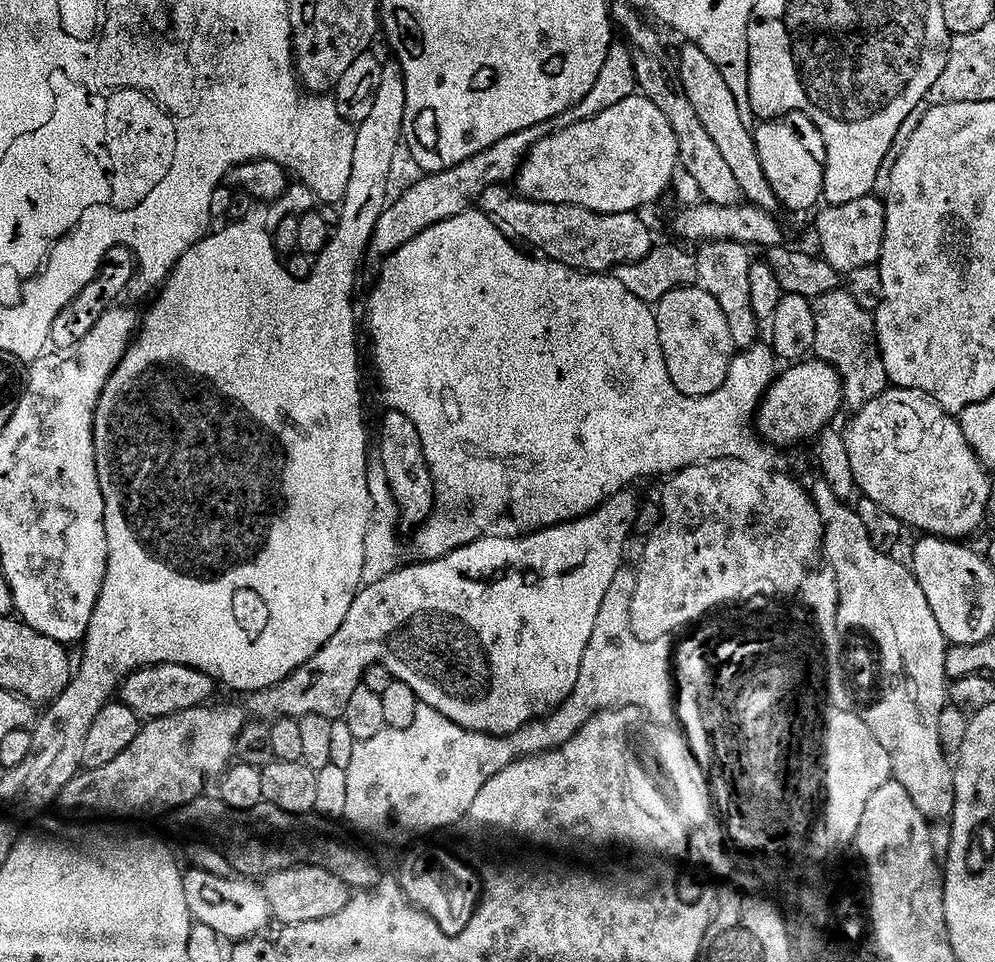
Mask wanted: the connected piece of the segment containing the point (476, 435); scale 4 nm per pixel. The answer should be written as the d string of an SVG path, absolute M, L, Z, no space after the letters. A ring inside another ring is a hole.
M469 210L446 222L430 226L425 232L397 248L381 263L385 264L380 268L376 289L368 300L368 336L372 339L372 360L376 363L376 376L388 395L387 407L406 414L406 418L414 422L418 434L422 434L424 456L430 456L428 464L444 464L448 456L454 456L452 450L460 450L458 456L464 454L462 450L472 448L472 442L484 440L480 436L490 436L492 442L500 436L498 444L510 444L510 448L514 448L516 462L522 462L522 468L518 472L522 486L516 486L518 510L528 516L527 527L536 530L541 526L555 526L569 518L585 515L613 492L627 489L627 484L639 476L648 476L651 472L672 474L687 468L689 464L741 455L740 447L744 444L744 436L753 435L760 401L778 375L778 357L773 352L771 343L757 342L749 348L737 351L730 362L726 382L714 394L687 396L674 386L670 370L666 370L666 358L662 354L655 311L634 298L634 294L630 294L630 290L626 290L626 286L622 286L622 282L618 282L615 275L582 272L579 268L571 268L556 260L537 258L527 251L519 252L516 248L519 247L504 237L502 230L494 226L489 216L479 210Z

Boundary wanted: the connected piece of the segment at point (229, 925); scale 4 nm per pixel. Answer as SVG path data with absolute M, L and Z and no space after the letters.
M189 867L184 872L183 889L186 906L190 909L193 921L210 927L221 936L221 939L232 942L248 939L263 933L264 928L273 921L264 889L255 881L236 876L214 875Z

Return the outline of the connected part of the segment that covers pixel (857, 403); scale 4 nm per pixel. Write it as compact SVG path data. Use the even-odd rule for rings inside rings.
M846 290L815 297L812 309L816 323L815 355L838 370L844 381L844 404L859 410L890 386L876 337L873 313L862 310Z

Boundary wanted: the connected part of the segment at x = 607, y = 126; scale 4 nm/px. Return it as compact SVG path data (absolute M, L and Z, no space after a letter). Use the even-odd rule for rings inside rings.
M637 94L626 98L626 102L618 102L618 106L610 106L610 110L603 114L569 128L553 130L546 138L542 138L529 150L514 177L514 184L519 195L528 200L573 204L602 214L639 213L643 204L654 203L671 186L672 179L678 173L679 163L678 138L674 138L674 130L670 130L666 114L662 114L654 102Z

